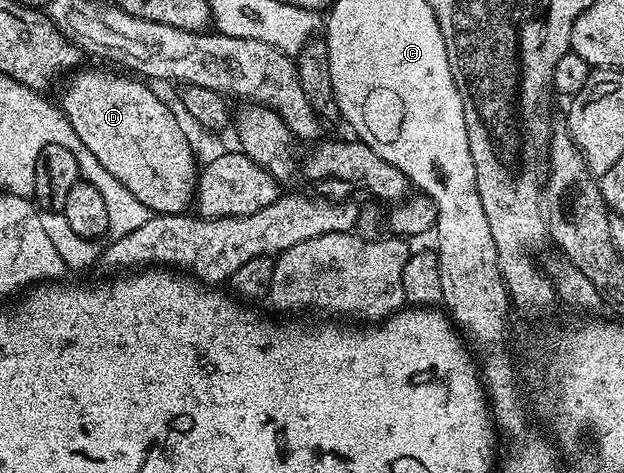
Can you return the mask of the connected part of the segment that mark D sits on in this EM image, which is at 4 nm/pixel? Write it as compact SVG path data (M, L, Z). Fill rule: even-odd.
M84 66L67 77L68 85L60 100L58 99L58 106L64 112L64 117L74 127L82 144L94 154L94 158L98 158L106 166L106 170L110 170L152 214L165 216L187 213L194 204L198 175L198 163L196 164L196 156L192 153L192 144L188 141L187 134L180 129L175 114L147 88L149 85L143 79L133 78L116 70L108 71L112 72Z

